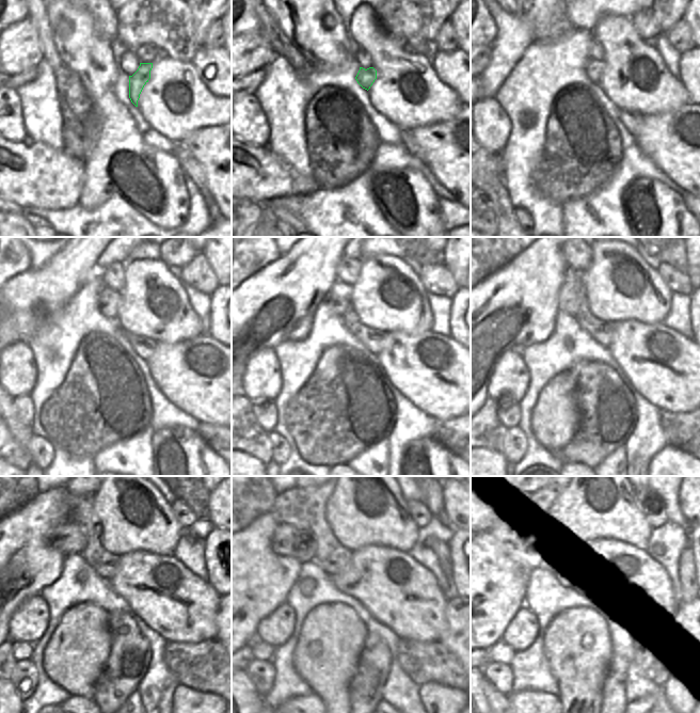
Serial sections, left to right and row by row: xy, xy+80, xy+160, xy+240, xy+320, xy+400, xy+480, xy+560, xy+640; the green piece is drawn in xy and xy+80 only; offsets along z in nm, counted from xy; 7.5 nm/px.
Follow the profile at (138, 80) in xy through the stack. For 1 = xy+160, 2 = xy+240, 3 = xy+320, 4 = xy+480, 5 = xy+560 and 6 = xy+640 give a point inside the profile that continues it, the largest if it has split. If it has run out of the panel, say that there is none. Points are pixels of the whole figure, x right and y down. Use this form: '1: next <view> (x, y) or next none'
1: next xy+160 (594, 68)
2: next xy+240 (108, 300)
3: next xy+320 (338, 297)
4: next xy+480 (69, 538)
5: next xy+560 (287, 540)
6: next xy+640 (511, 537)

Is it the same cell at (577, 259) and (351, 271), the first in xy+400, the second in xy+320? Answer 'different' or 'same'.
same

